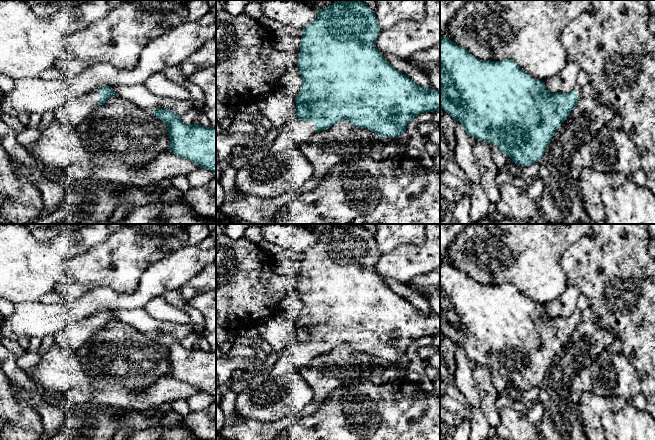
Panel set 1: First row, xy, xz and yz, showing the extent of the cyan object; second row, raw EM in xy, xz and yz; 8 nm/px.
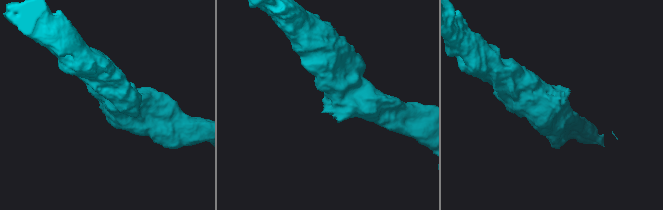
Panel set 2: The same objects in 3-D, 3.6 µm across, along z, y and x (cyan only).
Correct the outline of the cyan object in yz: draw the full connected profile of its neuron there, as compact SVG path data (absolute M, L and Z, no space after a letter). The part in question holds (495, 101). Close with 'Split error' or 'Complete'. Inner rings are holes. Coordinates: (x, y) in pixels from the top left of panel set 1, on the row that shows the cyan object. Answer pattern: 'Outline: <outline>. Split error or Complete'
Outline: M447 37L440 38L440 107L455 121L459 121L462 127L471 137L475 137L477 140L483 142L486 141L496 145L500 151L506 156L510 157L516 165L526 167L540 161L544 155L546 147L551 142L554 133L566 120L570 112L577 104L580 98L581 89L582 88L577 85L571 92L567 94L563 94L561 92L550 93L542 81L532 78L529 74L524 72L513 60L506 59L503 61L483 61L474 57L469 51L461 48Z. Split error

